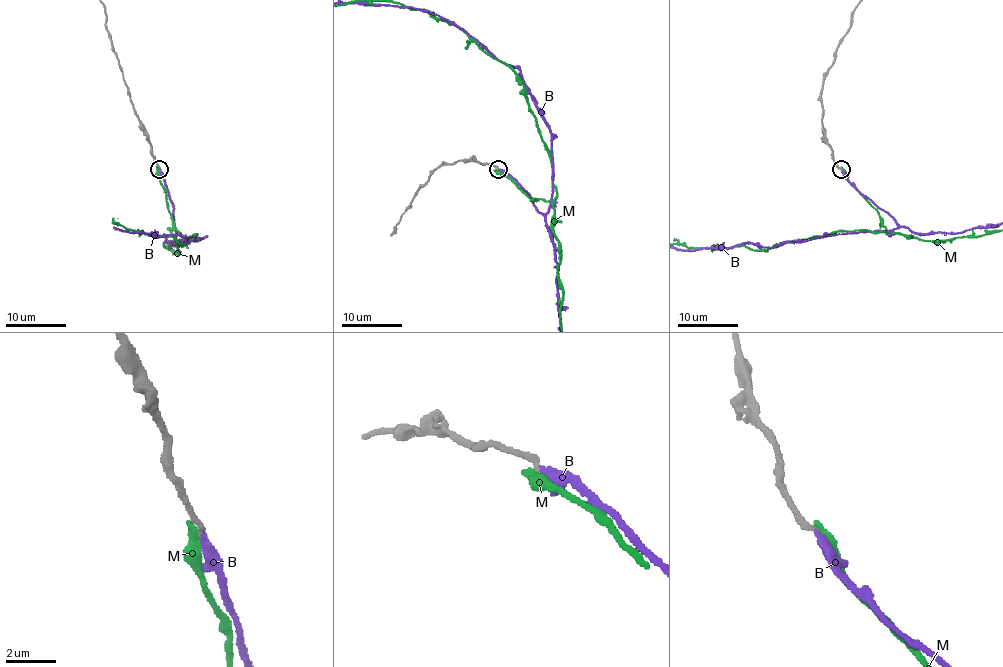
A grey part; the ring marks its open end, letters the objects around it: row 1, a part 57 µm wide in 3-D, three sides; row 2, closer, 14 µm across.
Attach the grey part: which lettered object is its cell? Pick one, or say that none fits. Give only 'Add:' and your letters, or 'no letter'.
Add: B

